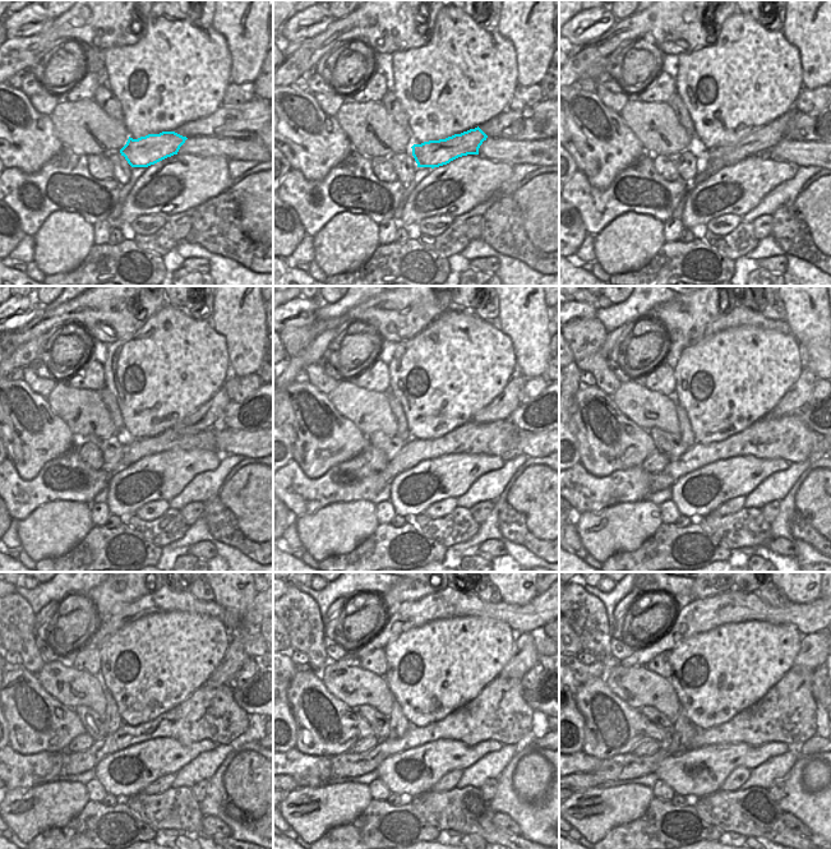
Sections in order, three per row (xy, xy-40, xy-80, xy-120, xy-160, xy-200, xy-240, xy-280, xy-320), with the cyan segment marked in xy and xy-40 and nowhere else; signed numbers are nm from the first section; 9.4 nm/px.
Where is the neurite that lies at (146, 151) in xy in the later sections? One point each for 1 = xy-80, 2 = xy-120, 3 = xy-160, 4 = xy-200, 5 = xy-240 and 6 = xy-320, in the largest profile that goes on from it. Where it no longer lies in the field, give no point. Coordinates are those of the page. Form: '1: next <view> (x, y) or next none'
1: next xy-80 (760, 142)
2: next xy-120 (208, 415)
3: next xy-160 (503, 405)
4: next xy-200 (797, 397)
5: next xy-240 (225, 674)
6: next xy-320 (815, 649)

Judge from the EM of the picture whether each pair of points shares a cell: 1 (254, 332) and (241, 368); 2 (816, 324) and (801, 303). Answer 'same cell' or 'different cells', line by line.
1: same cell
2: same cell

